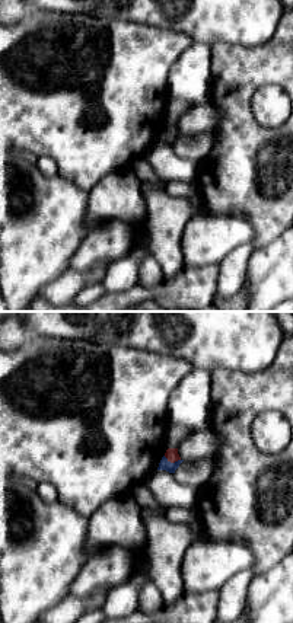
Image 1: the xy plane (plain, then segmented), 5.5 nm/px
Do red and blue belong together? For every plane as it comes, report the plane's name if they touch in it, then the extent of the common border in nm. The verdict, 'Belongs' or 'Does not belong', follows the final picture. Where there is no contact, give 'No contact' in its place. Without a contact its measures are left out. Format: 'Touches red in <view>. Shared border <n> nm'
Touches red in xy. Shared border 100 nm

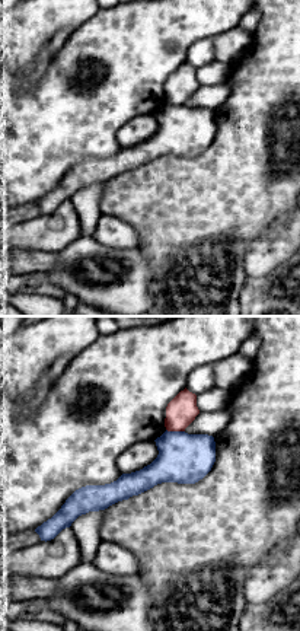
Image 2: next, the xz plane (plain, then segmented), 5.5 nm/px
Touches red in xz. Shared border 110 nm

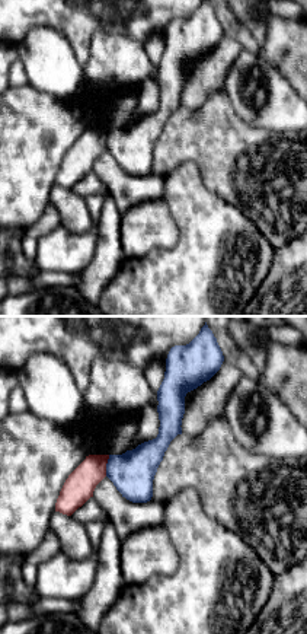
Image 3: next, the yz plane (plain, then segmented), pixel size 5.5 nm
Touches red in yz. Shared border 120 nm

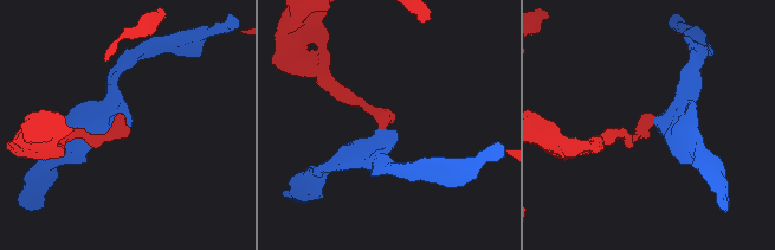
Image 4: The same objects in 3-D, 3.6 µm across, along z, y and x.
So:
Does not belong

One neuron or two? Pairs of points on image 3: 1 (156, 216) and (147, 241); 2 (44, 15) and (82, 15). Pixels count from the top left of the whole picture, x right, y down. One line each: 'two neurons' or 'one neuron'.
1: one neuron
2: one neuron

